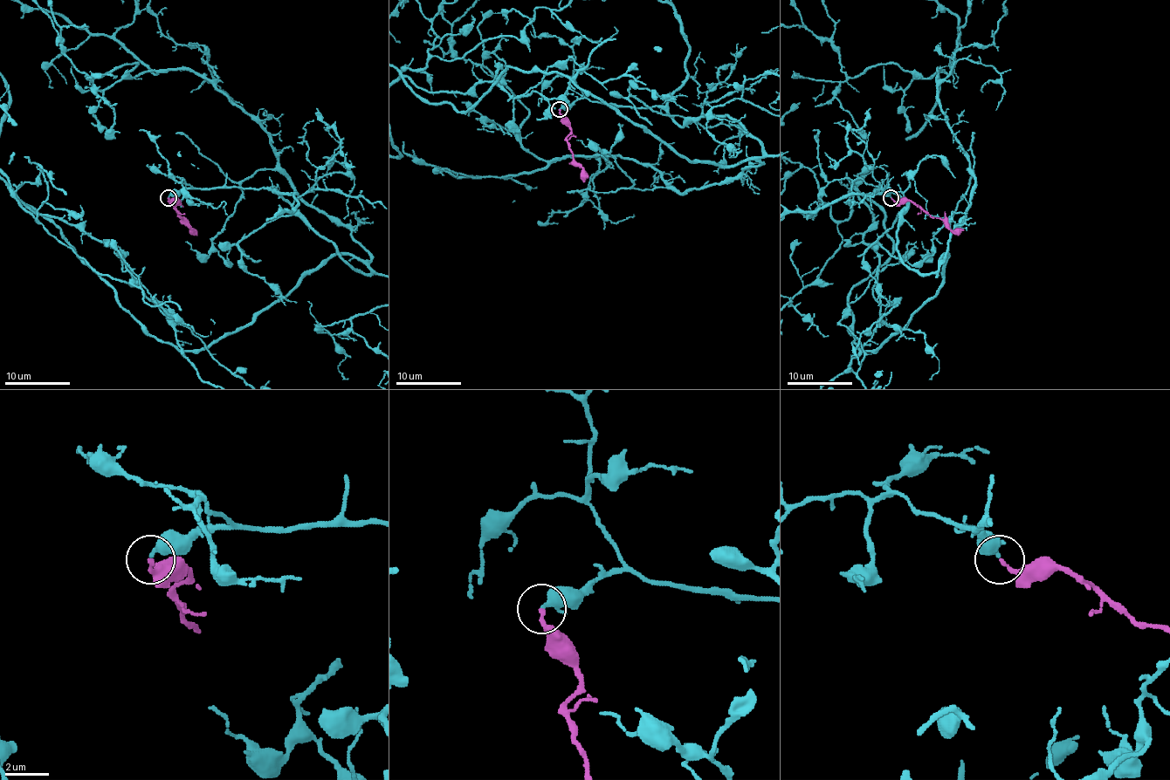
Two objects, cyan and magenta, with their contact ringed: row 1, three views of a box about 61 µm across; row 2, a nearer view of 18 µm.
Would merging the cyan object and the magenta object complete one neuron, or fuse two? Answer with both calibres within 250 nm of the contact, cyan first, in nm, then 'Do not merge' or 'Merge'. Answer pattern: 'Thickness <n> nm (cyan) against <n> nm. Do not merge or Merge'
Thickness 340 nm (cyan) against 180 nm. Merge

